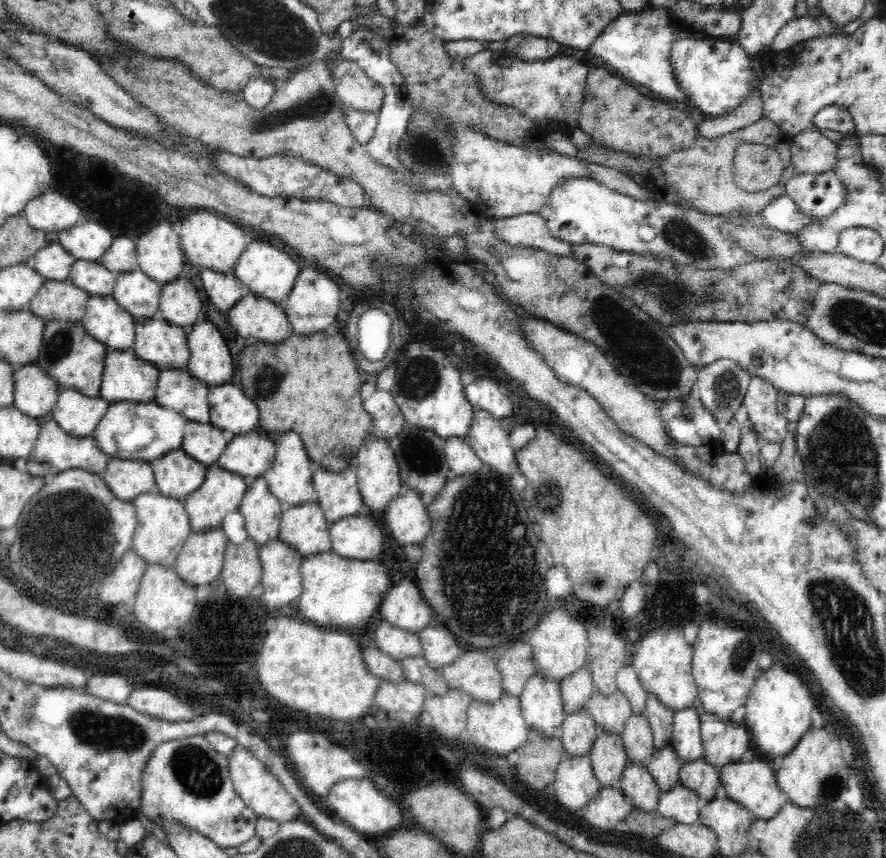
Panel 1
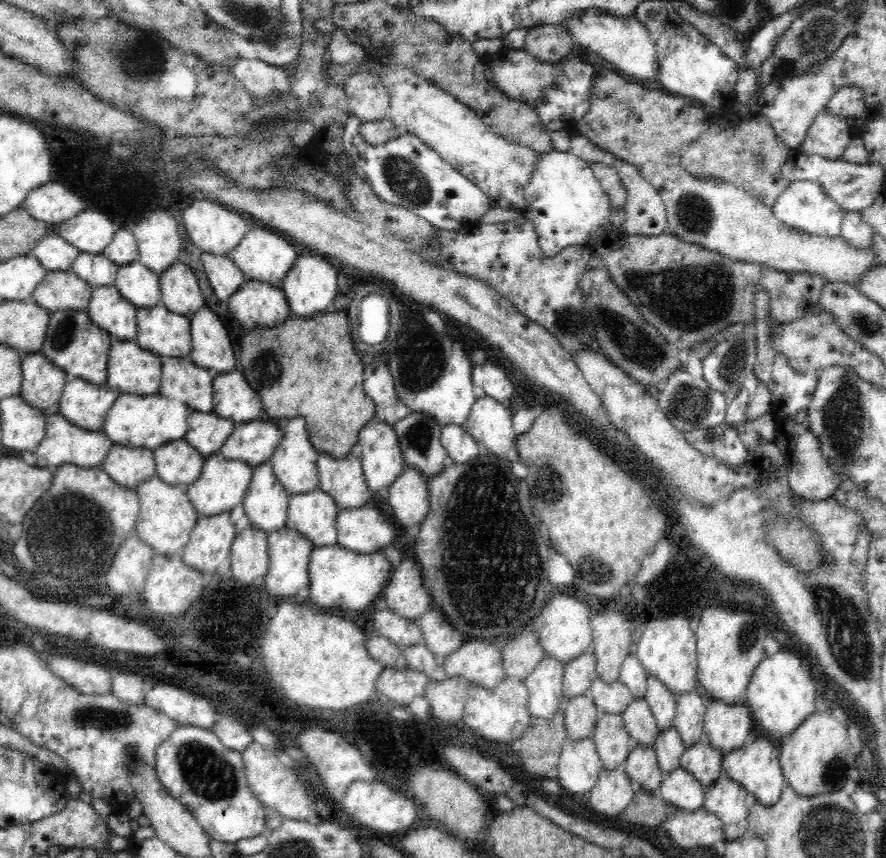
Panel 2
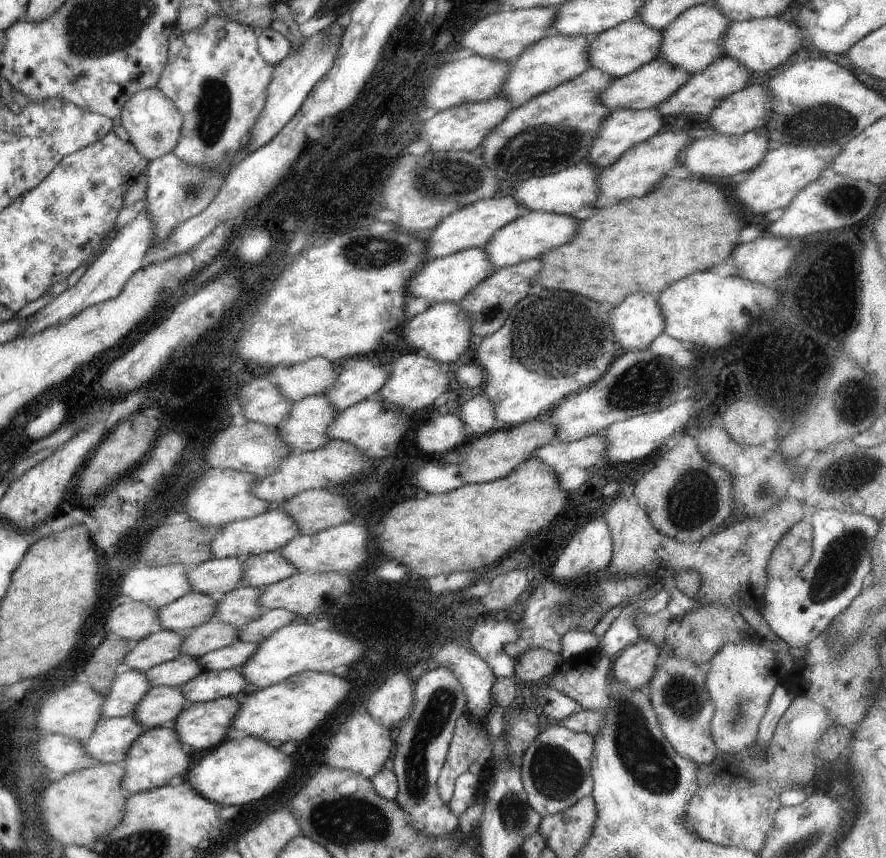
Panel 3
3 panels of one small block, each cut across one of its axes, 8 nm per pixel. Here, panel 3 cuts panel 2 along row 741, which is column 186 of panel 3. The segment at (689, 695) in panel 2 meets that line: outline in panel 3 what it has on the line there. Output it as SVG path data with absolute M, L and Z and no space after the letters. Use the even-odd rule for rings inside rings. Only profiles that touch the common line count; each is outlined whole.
M235 669L220 672L202 671L178 687L187 704L208 702L220 697L231 697L241 690L248 690L245 680Z

